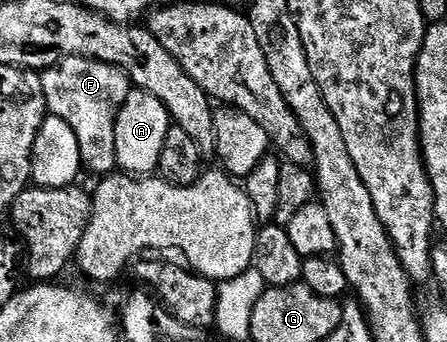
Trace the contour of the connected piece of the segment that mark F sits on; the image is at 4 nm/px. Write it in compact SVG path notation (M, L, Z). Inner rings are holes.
M65 57L41 74L46 108L72 127L80 147L81 168L87 173L110 175L118 169L116 119L130 90L129 75L120 67L91 57Z

